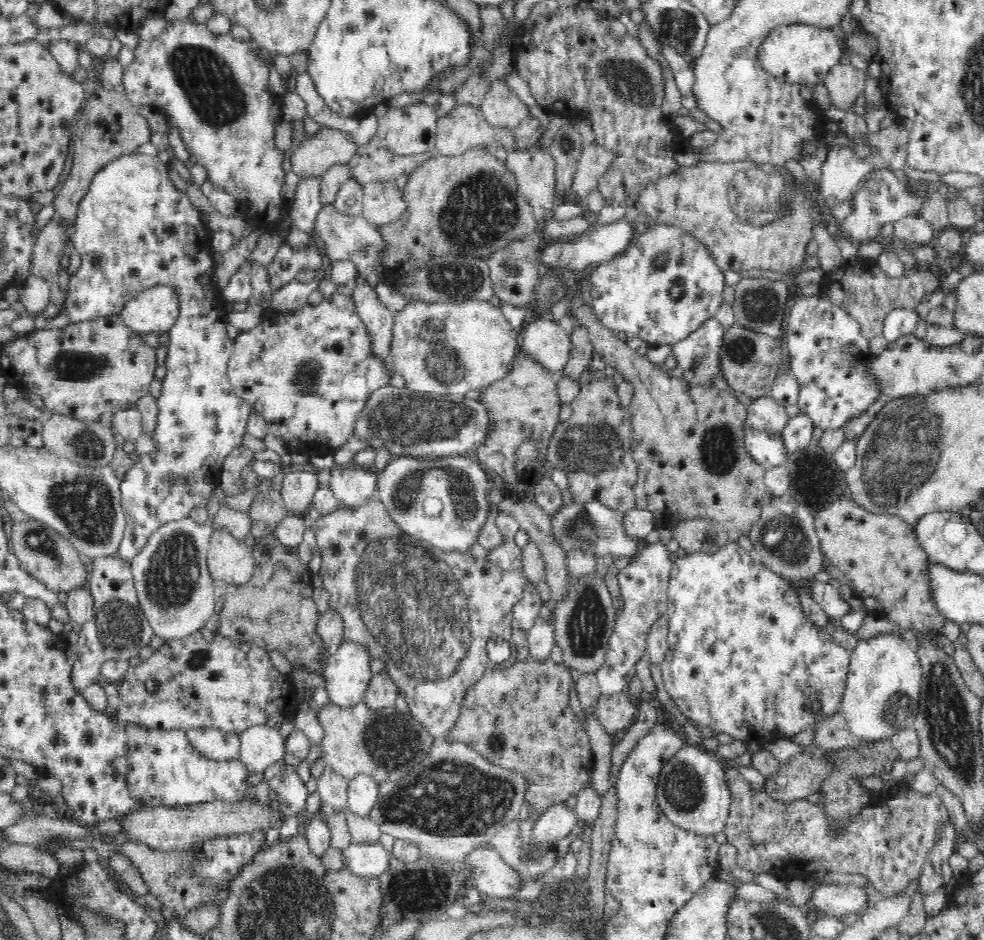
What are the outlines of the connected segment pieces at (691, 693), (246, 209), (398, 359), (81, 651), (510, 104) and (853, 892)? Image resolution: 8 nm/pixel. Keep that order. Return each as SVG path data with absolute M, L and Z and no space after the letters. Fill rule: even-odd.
M728 542L721 546L714 554L703 552L688 553L673 562L669 578L667 597L667 613L669 614L669 635L666 654L658 663L662 673L665 689L671 696L674 704L681 712L689 717L692 724L705 725L715 732L725 733L734 739L750 740L751 742L770 743L777 739L789 739L800 731L812 728L815 709L825 714L832 714L841 710L845 682L847 679L849 654L839 644L835 643L830 633L820 633L810 623L810 619L803 611L799 596L791 589L789 584L775 574L770 567L757 560L753 554L740 547L737 542Z
M191 20L182 23L171 22L168 24L168 30L166 30L162 38L152 42L141 41L137 46L137 49L134 51L135 59L133 63L124 67L123 83L120 91L136 107L141 105L152 106L164 112L168 116L168 121L179 129L179 134L189 154L192 154L196 158L196 162L206 168L207 180L210 180L213 186L218 186L220 190L224 190L226 194L230 194L232 198L235 198L239 204L240 214L249 222L264 229L272 229L287 220L288 211L290 210L290 203L282 200L282 190L284 190L282 186L286 184L288 167L284 169L284 152L276 146L276 140L274 139L276 126L282 121L281 104L280 98L270 92L270 86L268 85L268 74L270 74L270 68L268 68L269 59L262 56L260 48L258 49L254 44L250 43L245 42L245 40L240 42L240 40L233 38L231 34L227 36L210 34L205 29L204 24L194 24Z
M472 299L463 303L424 303L412 302L404 307L401 311L394 313L395 321L393 326L393 335L391 340L392 362L394 362L394 370L399 375L404 377L404 384L406 388L410 388L412 392L452 392L452 393L466 393L476 392L491 386L493 383L501 381L513 367L516 355L519 353L520 339L514 327L508 323L504 317L504 312L497 302L479 301Z
M118 550L110 554L96 555L85 559L86 586L93 597L94 614L82 622L79 639L74 646L79 658L68 674L68 683L74 693L101 681L100 666L108 660L125 660L138 655L140 648L148 646L155 632L140 608L131 561L121 556Z
M504 80L489 85L480 110L491 126L508 130L511 135L523 120L531 118L528 104L524 104Z
M819 882L808 901L809 906L831 917L858 915L859 910L870 904L868 892L863 887ZM869 901L869 903L868 903Z

